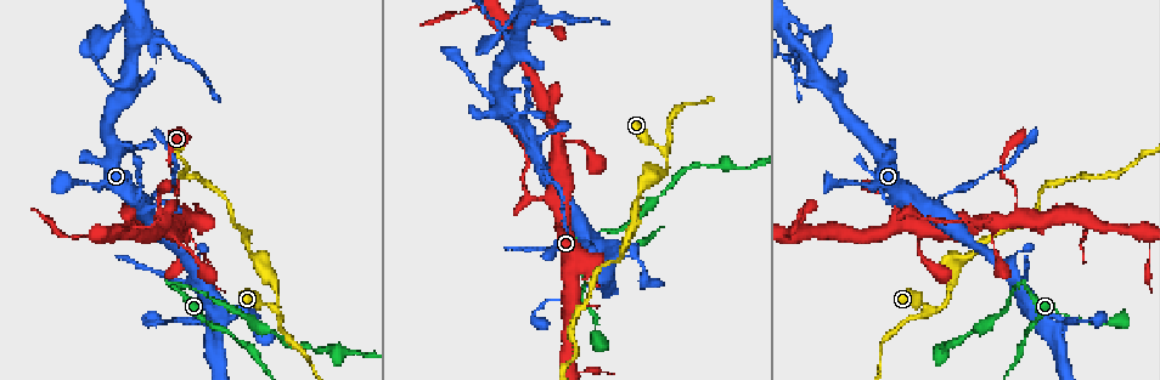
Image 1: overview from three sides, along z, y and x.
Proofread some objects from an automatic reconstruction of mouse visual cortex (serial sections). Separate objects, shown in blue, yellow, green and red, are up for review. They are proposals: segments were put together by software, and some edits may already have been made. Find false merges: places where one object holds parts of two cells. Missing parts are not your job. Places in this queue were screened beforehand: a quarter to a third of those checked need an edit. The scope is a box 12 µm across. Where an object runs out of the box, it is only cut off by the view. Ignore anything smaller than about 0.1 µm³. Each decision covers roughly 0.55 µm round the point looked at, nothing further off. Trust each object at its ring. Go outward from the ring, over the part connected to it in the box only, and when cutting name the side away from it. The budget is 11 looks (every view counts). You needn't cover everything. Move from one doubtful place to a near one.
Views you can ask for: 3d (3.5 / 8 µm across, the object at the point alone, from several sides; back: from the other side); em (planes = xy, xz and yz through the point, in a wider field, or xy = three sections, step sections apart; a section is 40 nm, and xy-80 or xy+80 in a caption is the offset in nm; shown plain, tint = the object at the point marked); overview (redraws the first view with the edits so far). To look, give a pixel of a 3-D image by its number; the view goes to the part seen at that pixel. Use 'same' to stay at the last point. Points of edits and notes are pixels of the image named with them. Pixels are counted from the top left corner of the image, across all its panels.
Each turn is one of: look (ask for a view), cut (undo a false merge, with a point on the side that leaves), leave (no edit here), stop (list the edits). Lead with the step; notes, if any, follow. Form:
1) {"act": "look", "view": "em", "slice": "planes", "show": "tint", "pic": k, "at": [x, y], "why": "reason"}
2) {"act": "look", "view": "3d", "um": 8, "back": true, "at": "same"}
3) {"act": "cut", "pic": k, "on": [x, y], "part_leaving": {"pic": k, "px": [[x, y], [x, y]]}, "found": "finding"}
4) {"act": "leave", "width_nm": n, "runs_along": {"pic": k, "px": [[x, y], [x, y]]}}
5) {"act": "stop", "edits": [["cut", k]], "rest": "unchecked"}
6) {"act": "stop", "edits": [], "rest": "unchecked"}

{"act": "look", "view": "3d", "um": 3.5, "pic": 1, "at": [934, 207]}

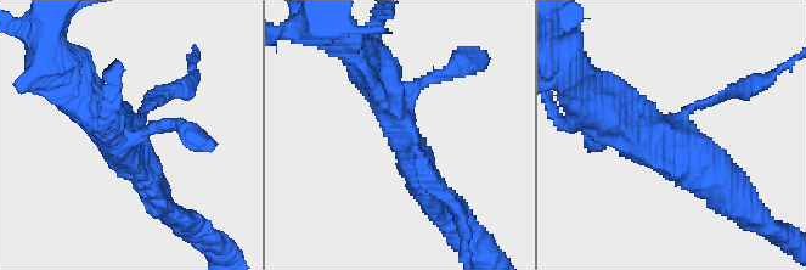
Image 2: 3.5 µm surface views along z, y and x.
{"act": "look", "view": "em", "slice": "xy", "step": 5, "show": "tint", "pic": 2, "at": [668, 140], "why": "need the tissue"}

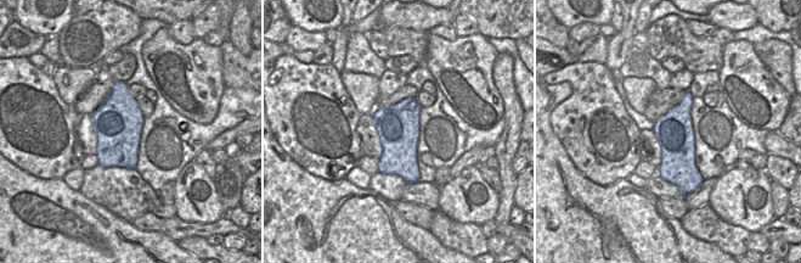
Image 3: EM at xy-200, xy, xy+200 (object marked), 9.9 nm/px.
{"act": "leave", "runs_along": {"pic": 2, "px": [[604, 113], [726, 187]]}, "found": "all the same cell"}

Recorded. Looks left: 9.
{"act": "look", "view": "3d", "um": 3.5, "back": true, "pic": 1, "at": [641, 264], "why": "sudden change in width"}

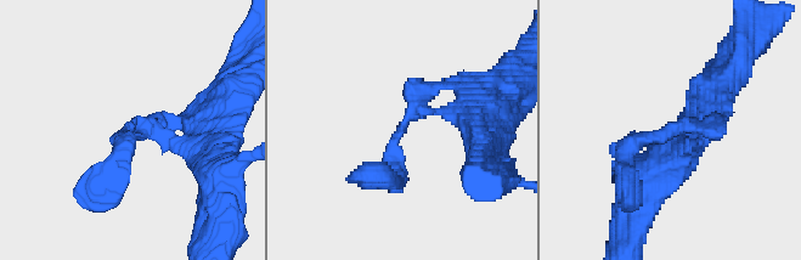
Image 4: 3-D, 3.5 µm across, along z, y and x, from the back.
{"act": "look", "view": "em", "slice": "xy", "step": 1, "show": "tint", "pic": 4, "at": [677, 130], "arm_widths_nm": [200, 250], "why": "now the EM"}

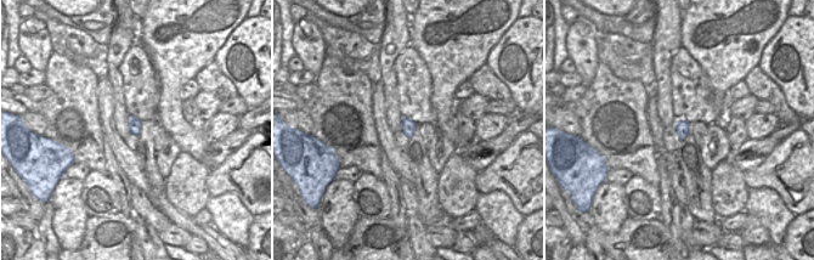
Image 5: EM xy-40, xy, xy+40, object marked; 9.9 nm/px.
{"act": "leave", "runs_along": {"pic": 4, "px": [[463, 85], [415, 99], [382, 179]]}, "found": "all the same cell"}

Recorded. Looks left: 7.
{"act": "look", "view": "3d", "um": 8, "pic": 1, "at": [1023, 281], "why": "abrupt turn"}

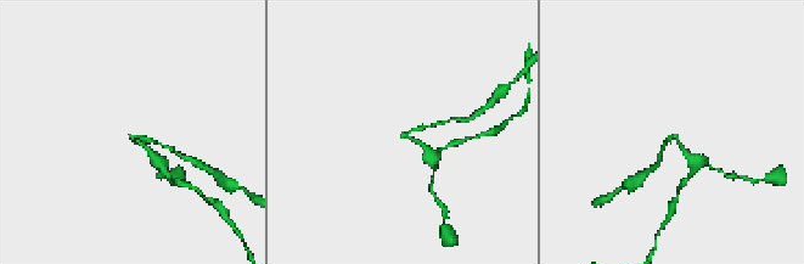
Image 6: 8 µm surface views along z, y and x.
{"act": "look", "view": "em", "slice": "xy", "step": 2, "show": "tint", "pic": 6, "at": [672, 136], "arm_widths_nm": [150, 250]}

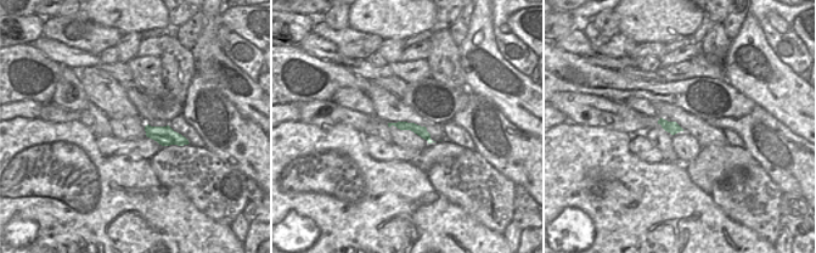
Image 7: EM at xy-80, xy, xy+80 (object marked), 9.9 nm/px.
{"act": "cut", "pic": 6, "on": [665, 144], "found": "a second cell is stuck on"}

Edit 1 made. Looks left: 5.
{"act": "look", "view": "3d", "um": 8, "back": true, "pic": 1, "at": [276, 306], "why": "two arms in line, one across"}

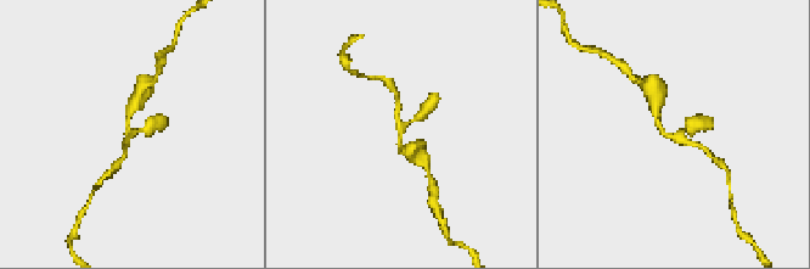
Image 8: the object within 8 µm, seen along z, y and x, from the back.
{"act": "look", "view": "3d", "um": 3.5, "pic": 8, "at": [678, 135], "why": "closer look"}

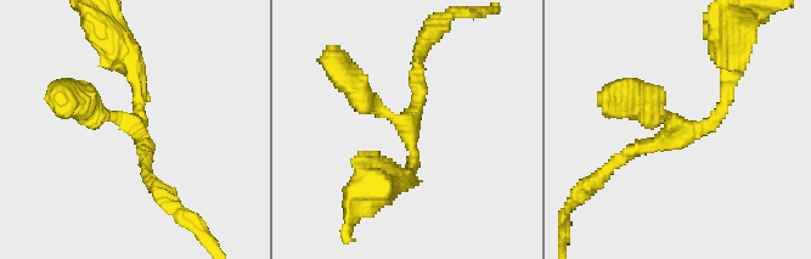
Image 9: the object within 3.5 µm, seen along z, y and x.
{"act": "look", "view": "em", "slice": "xy", "step": 3, "show": "tint", "pic": 9, "at": [680, 126], "arms": 3, "arm_widths_nm": [150, 200, 350]}

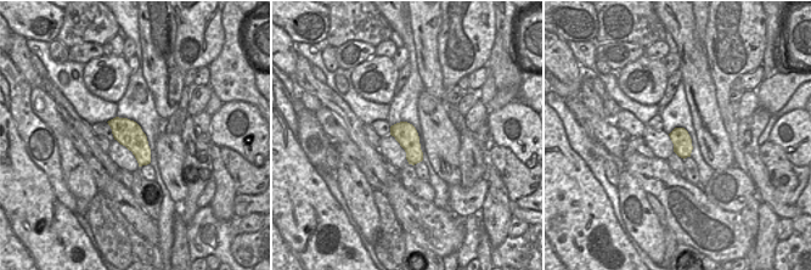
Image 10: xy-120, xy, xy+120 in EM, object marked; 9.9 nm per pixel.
{"act": "leave", "found": "continuous, no second cell"}

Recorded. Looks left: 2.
{"act": "look", "view": "3d", "um": 3.5, "pic": 1, "at": [648, 183]}

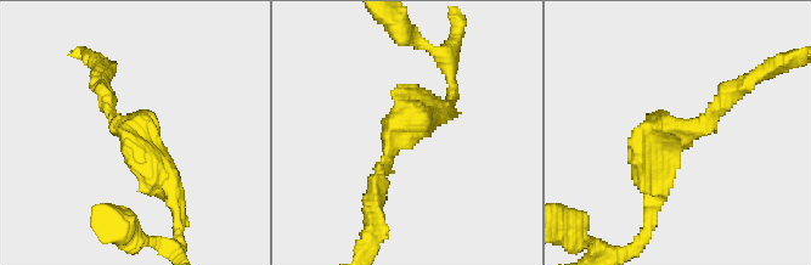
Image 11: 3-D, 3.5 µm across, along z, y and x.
{"act": "look", "view": "em", "slice": "planes", "show": "tint", "pic": 11, "at": [129, 130]}

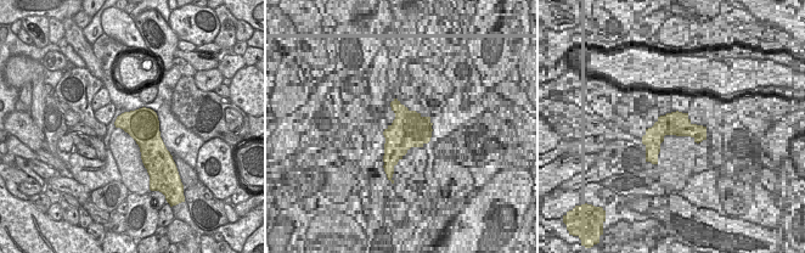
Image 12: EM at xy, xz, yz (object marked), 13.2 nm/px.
{"act": "leave", "runs_along": {"pic": 11, "px": [[657, 190], [659, 145], [737, 89]]}, "found": "all the same cell"}

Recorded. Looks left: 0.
{"act": "stop", "edits": [["cut", 6]], "rest": "unchecked"}

